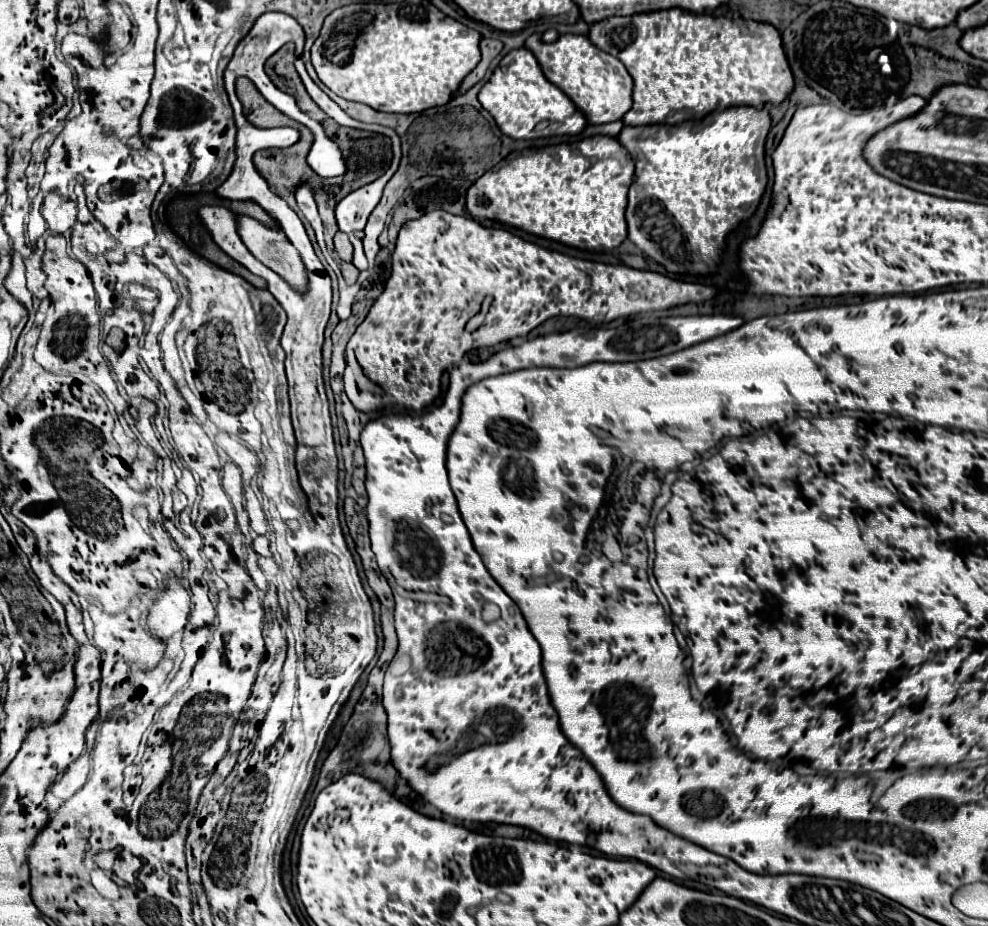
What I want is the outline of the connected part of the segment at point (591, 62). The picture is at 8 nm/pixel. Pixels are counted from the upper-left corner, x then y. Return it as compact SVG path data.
M531 34L525 42L525 48L537 56L547 80L569 96L569 100L587 118L587 122L609 124L621 120L623 114L631 110L633 78L615 56L609 56L607 52L593 46L587 36L565 34L559 36L557 42L545 44L541 42L539 34Z

